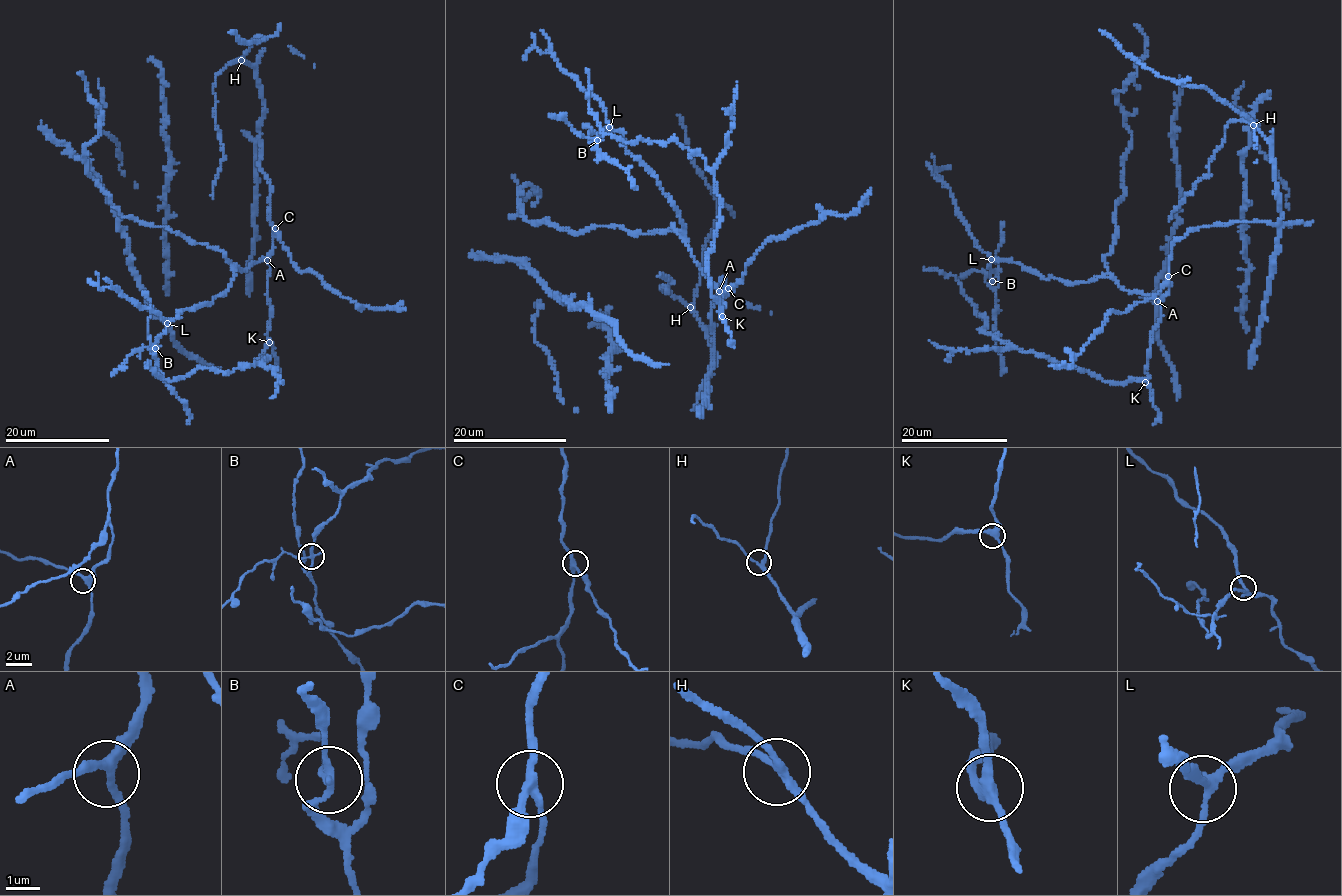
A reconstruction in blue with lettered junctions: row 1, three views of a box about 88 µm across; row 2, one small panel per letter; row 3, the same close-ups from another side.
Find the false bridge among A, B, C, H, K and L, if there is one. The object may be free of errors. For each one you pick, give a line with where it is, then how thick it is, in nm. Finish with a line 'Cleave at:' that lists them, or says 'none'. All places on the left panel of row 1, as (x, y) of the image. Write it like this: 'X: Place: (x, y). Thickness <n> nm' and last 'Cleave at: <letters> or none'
B: Place: (155, 348). Thickness 180 nm
Cleave at: B

